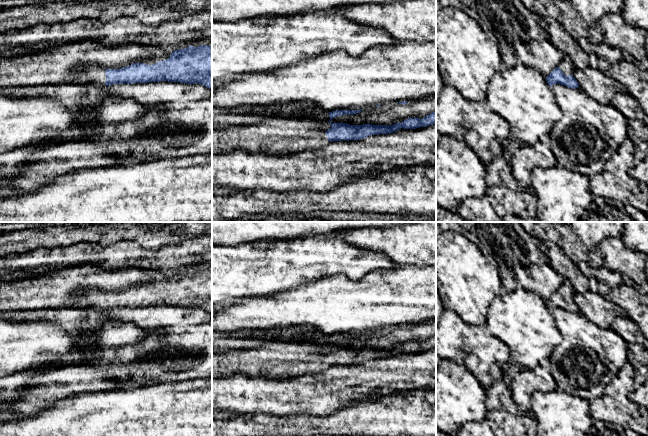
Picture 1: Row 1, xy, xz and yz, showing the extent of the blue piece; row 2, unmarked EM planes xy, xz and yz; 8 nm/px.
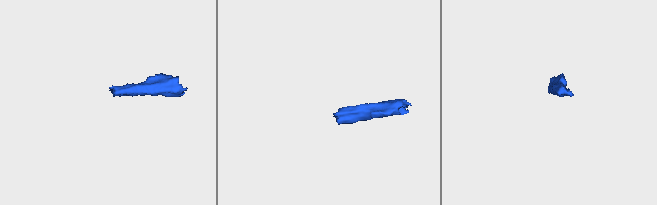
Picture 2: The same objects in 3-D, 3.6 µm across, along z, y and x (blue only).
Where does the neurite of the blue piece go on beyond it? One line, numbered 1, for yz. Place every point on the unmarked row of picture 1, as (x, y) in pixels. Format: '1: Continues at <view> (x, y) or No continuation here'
1: Continues at yz (566, 289)

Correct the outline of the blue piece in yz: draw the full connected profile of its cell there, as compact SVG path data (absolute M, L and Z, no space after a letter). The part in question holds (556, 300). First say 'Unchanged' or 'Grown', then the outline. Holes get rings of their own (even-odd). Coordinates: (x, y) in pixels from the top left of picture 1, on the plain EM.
Grown. M565 279L559 289L546 301L548 309L561 308L568 312L578 312L579 308L573 301L573 286L568 279Z

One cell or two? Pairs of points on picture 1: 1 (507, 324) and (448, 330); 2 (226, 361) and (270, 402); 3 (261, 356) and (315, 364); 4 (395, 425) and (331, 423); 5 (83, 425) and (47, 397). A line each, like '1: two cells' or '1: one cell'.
1: two cells
2: two cells
3: one cell
4: one cell
5: two cells

